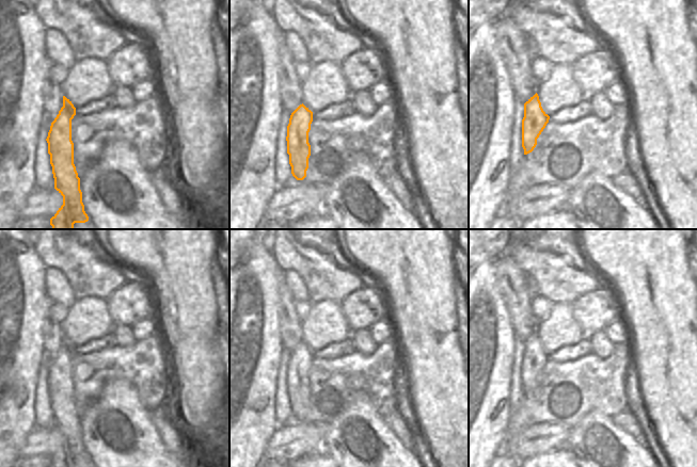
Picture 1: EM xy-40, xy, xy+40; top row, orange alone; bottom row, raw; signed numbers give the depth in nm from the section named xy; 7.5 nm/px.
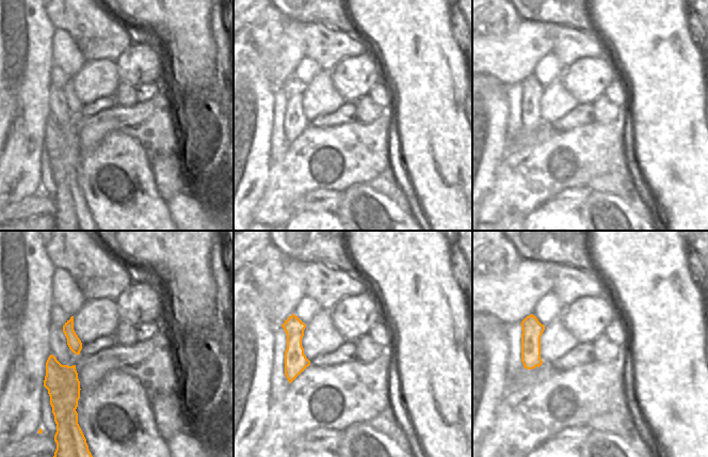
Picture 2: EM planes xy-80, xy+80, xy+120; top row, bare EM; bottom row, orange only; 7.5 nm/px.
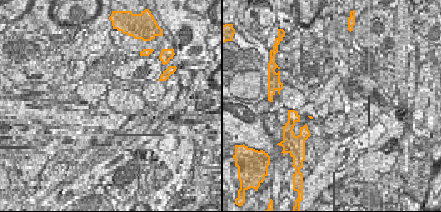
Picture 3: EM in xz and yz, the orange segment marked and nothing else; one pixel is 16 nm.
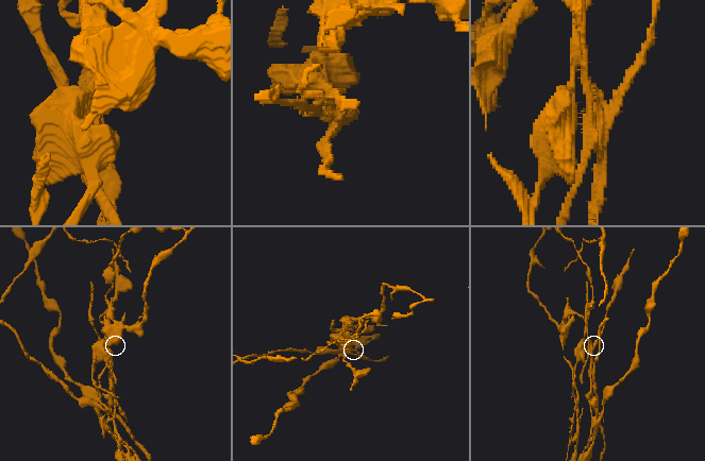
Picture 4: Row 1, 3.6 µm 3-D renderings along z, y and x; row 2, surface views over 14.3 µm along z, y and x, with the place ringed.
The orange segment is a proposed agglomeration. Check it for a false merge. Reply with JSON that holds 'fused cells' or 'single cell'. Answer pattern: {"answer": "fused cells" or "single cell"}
{"answer": "fused cells"}

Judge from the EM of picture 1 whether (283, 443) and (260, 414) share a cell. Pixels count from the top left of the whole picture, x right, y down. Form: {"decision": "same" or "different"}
{"decision": "different"}

